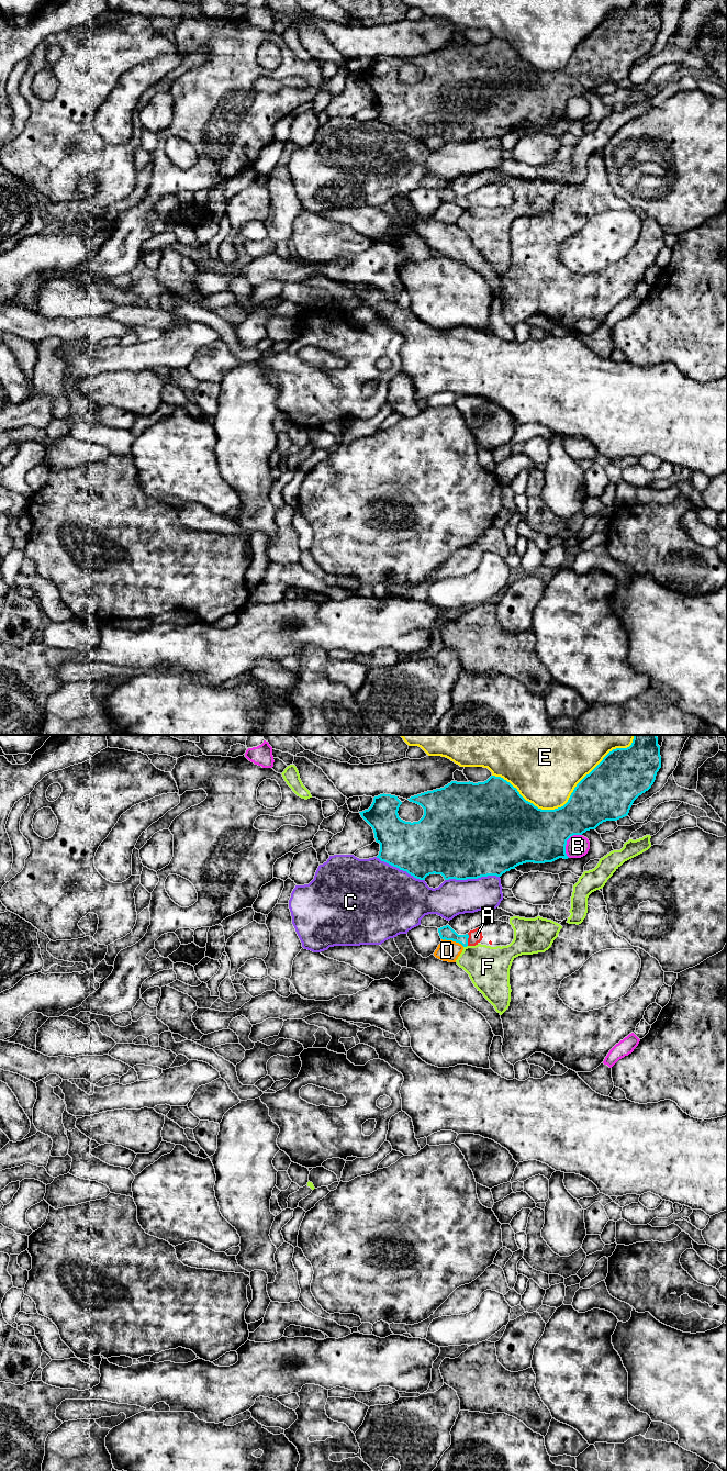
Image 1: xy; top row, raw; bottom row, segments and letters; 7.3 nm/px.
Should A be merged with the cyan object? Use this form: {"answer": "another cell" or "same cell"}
{"answer": "same cell"}

